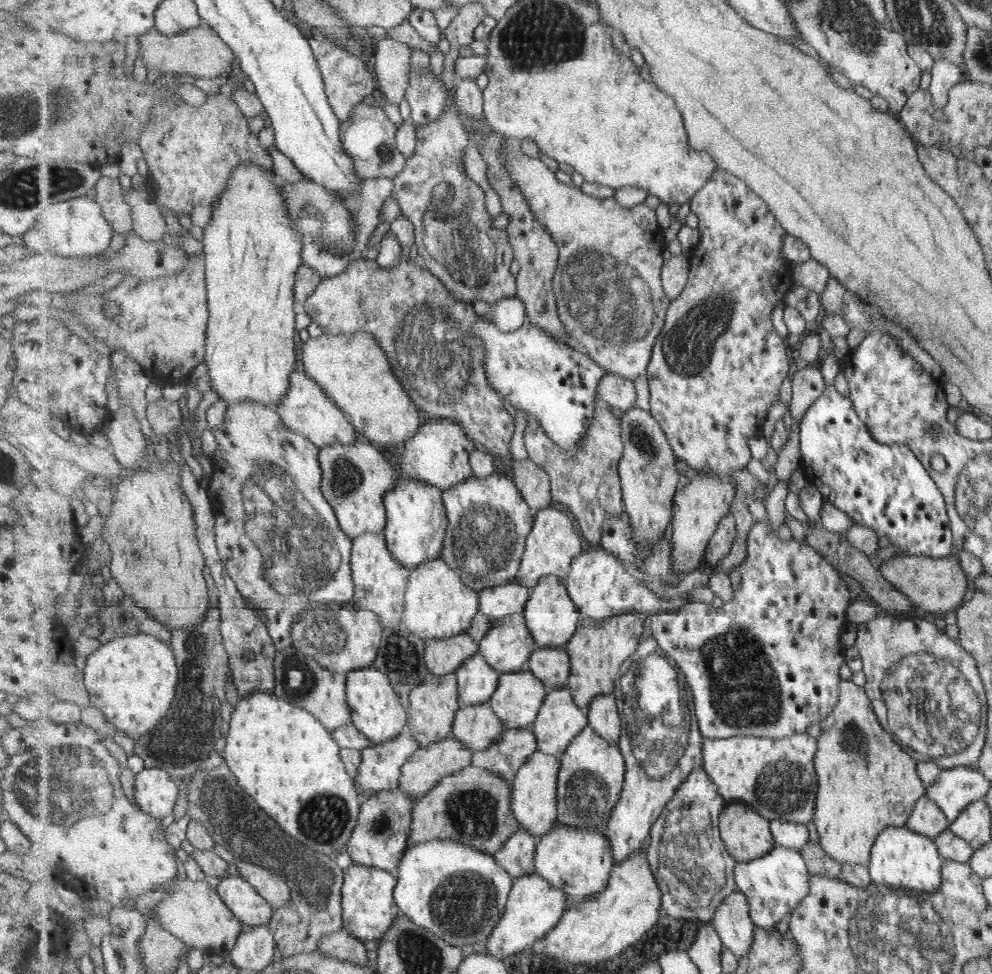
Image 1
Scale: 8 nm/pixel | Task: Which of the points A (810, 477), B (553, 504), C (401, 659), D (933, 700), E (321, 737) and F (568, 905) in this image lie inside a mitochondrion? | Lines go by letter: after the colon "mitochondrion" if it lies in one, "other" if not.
A: other
B: other
C: mitochondrion
D: mitochondrion
E: other
F: other

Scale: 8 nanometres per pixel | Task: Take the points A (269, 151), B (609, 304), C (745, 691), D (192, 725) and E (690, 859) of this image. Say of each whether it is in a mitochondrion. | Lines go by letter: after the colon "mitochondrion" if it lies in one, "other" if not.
A: other
B: mitochondrion
C: mitochondrion
D: mitochondrion
E: mitochondrion

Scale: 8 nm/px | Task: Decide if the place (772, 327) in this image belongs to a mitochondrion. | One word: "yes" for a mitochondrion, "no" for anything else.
no

